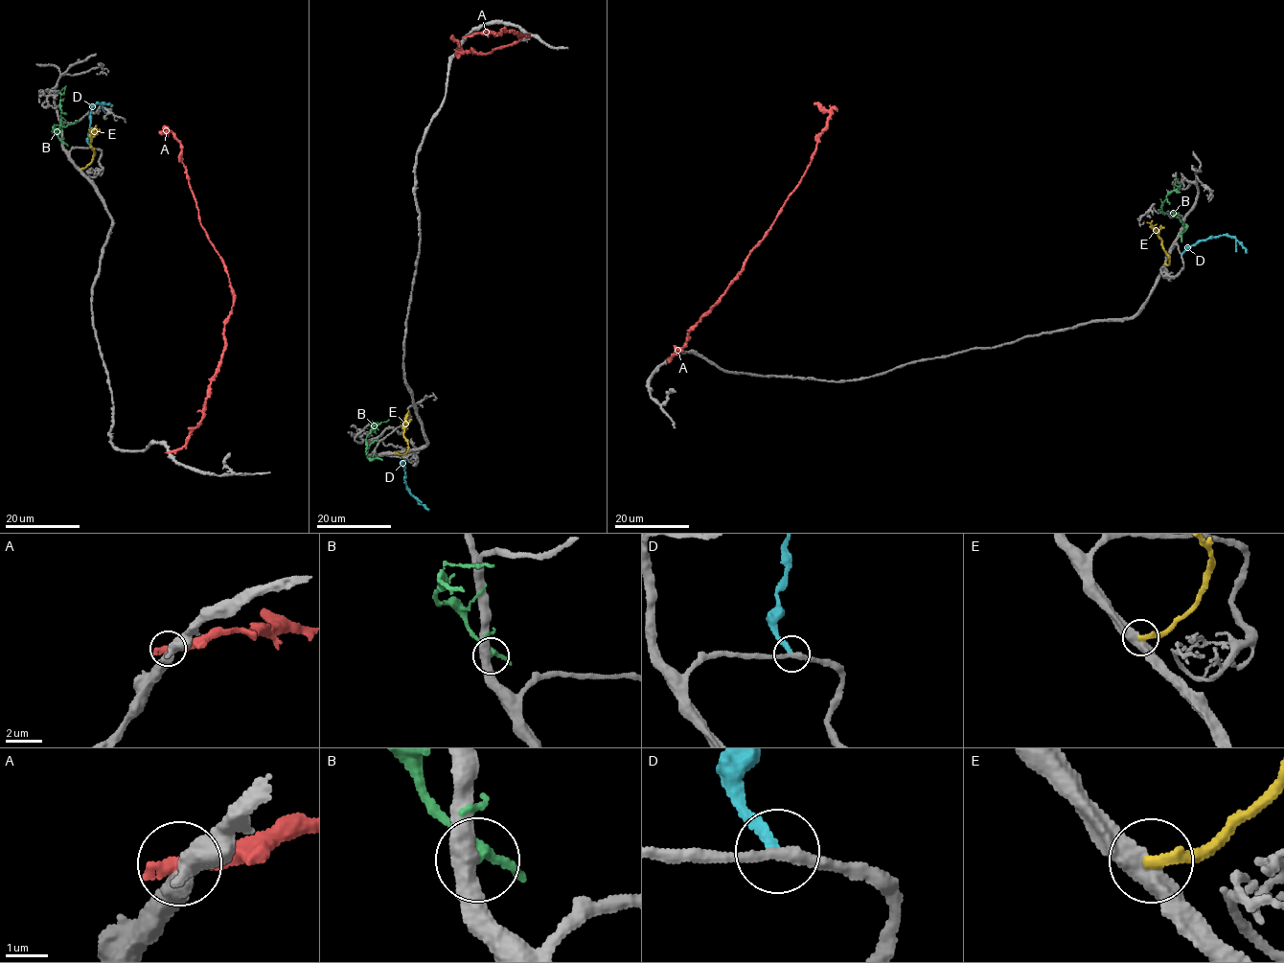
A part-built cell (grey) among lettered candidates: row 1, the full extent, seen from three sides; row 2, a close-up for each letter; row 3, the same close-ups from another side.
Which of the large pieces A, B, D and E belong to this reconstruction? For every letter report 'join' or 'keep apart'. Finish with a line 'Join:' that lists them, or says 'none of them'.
A: keep apart
B: keep apart
D: keep apart
E: keep apart
Join: none of them

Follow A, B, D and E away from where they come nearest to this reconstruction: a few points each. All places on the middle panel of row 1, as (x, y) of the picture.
A: (466, 36), (497, 34), (502, 28), (527, 34), (481, 54), (473, 49), (463, 51), (452, 34)
B: (378, 456), (371, 459), (366, 455), (366, 437), (372, 425), (372, 431), (376, 425), (373, 423)
D: (405, 460), (402, 464), (406, 488), (428, 511)
E: (394, 452), (405, 452), (408, 446), (404, 437), (403, 420), (408, 410)

